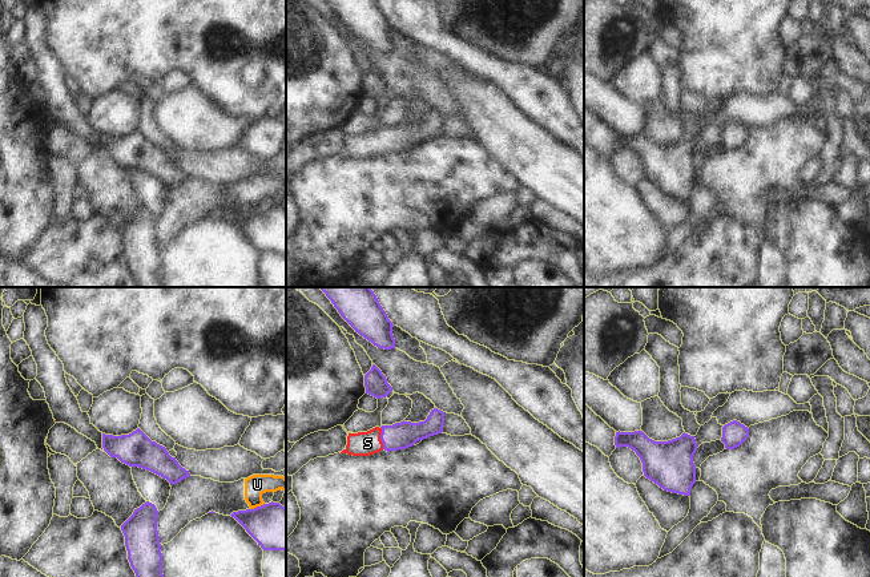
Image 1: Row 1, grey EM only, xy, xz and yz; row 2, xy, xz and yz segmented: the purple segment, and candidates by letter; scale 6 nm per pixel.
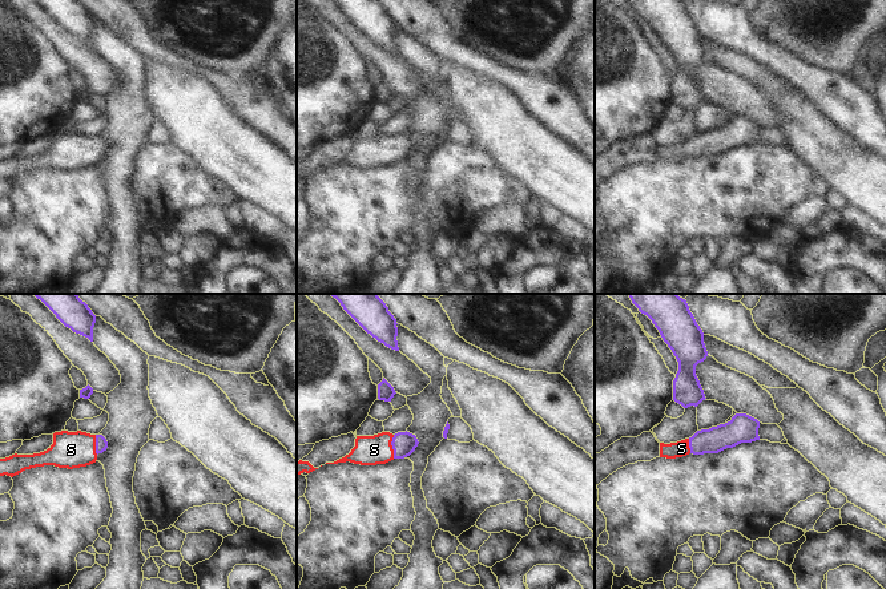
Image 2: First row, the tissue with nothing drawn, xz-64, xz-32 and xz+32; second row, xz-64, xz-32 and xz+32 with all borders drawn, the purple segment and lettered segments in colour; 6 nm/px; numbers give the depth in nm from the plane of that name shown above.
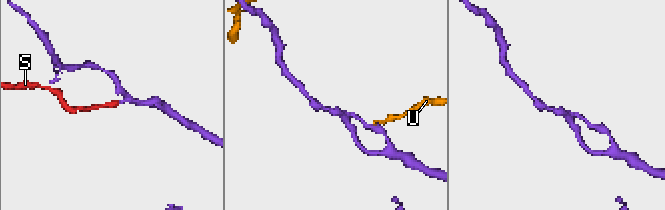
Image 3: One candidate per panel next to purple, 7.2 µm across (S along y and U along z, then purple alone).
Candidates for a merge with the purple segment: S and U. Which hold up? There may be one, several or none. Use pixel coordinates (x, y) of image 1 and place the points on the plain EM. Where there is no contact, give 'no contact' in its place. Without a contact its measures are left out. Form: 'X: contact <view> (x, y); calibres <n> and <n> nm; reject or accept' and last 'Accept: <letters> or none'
S: contact xz (381, 140); calibres 160 and 140 nm; accept
U: contact xy (257, 209); calibres 280 and 130 nm; reject
Accept: S

